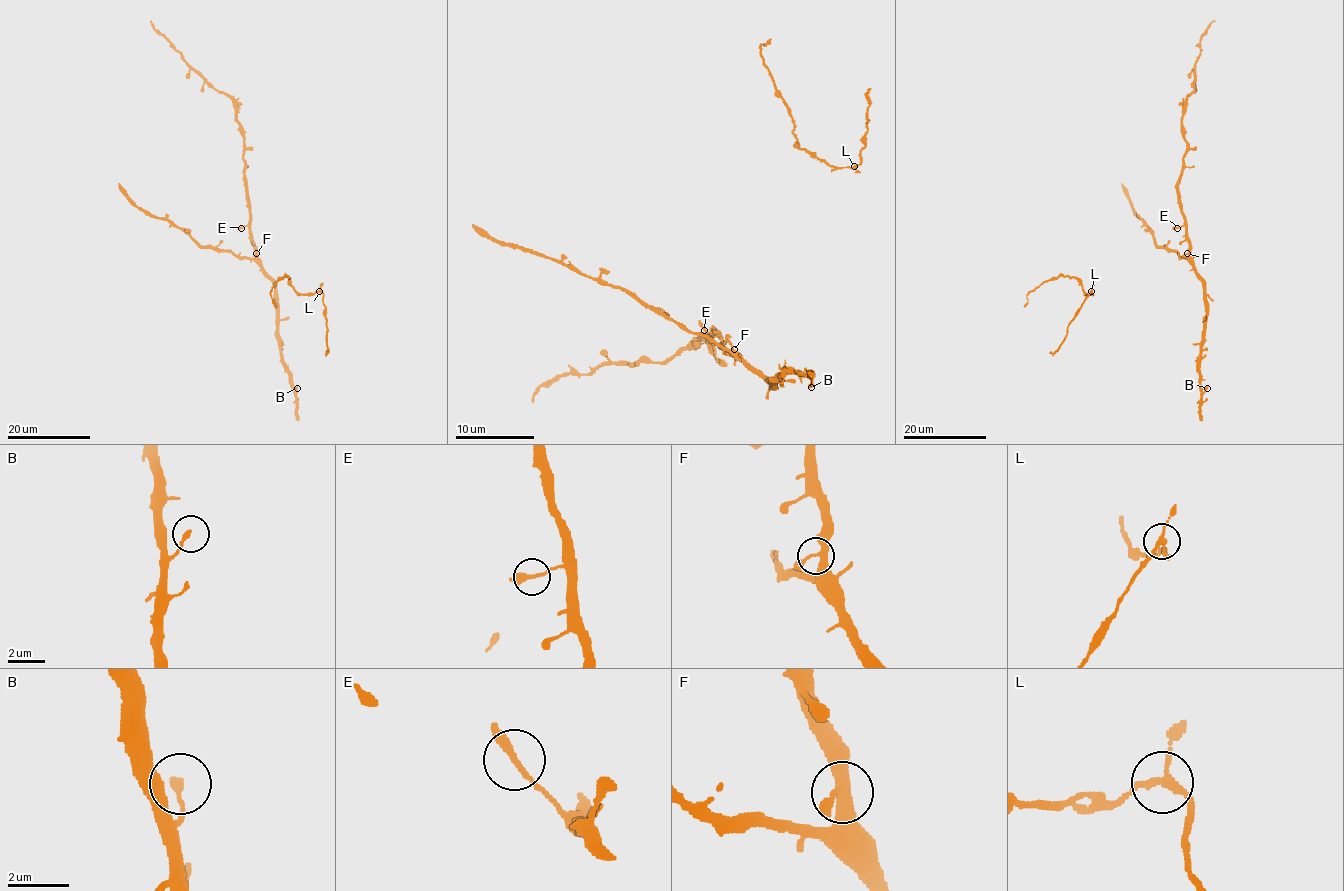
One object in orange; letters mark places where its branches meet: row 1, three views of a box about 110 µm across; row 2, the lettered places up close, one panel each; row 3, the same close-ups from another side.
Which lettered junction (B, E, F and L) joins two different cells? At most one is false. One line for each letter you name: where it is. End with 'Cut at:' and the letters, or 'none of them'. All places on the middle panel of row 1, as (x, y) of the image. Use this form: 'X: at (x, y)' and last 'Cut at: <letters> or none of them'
L: at (854, 166)
Cut at: L

